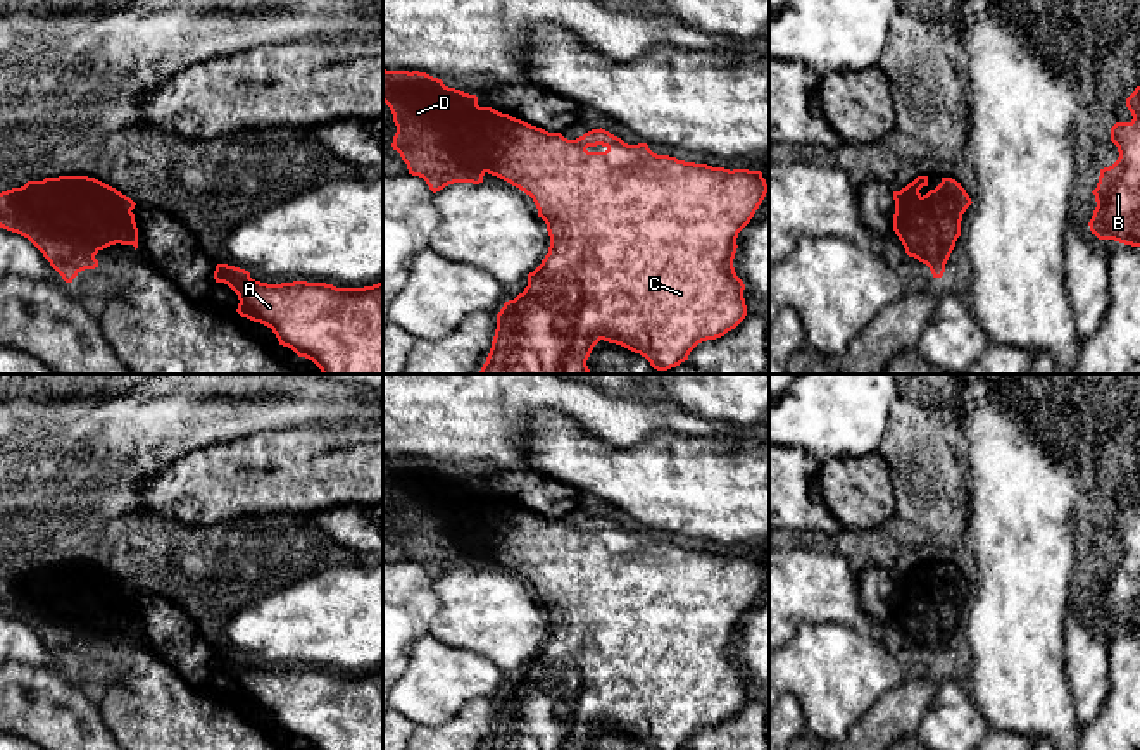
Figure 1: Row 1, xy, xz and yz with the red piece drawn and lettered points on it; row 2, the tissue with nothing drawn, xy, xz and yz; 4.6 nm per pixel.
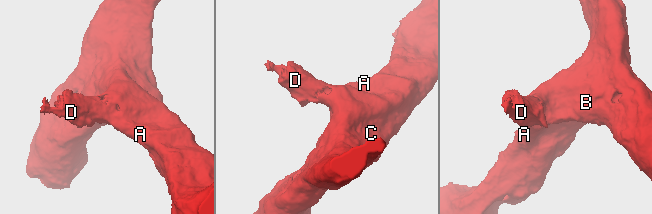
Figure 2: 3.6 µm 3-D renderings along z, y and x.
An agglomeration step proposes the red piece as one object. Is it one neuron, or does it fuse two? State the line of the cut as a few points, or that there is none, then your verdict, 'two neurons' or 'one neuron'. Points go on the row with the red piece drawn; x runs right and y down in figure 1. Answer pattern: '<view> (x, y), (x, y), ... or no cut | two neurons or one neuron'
no cut | one neuron

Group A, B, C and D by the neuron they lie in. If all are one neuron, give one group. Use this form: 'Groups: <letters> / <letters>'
Groups: A B C D

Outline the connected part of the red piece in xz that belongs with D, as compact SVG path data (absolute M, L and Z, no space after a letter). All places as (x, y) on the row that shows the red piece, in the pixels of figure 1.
M383 69L383 102L390 107L397 126L391 143L393 150L397 150L407 164L409 174L423 178L433 193L454 183L479 184L483 183L483 176L488 172L529 195L538 209L538 217L542 217L547 224L550 236L548 253L542 264L528 274L528 286L524 291L514 300L505 302L497 314L497 329L492 348L478 374L588 374L590 369L586 360L600 340L640 353L657 371L667 371L688 360L690 352L698 343L724 336L745 319L745 284L735 272L733 259L738 248L738 233L750 222L767 193L767 184L761 171L730 171L724 167L678 160L669 155L657 155L647 143L628 145L602 128L592 129L576 140L567 140L561 133L548 133L492 107L479 107L476 95L448 88L442 79L419 71L409 72Z

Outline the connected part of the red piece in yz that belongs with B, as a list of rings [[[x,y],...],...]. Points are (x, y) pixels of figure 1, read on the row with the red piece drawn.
[[[1140,86],[1126,98],[1126,107],[1133,119],[1111,128],[1111,141],[1118,147],[1119,157],[1112,166],[1100,169],[1097,188],[1092,191],[1097,207],[1088,226],[1099,240],[1140,247]]]

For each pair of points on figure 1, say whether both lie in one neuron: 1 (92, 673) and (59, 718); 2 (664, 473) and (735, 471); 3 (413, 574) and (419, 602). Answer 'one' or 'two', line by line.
1: two
2: one
3: one

